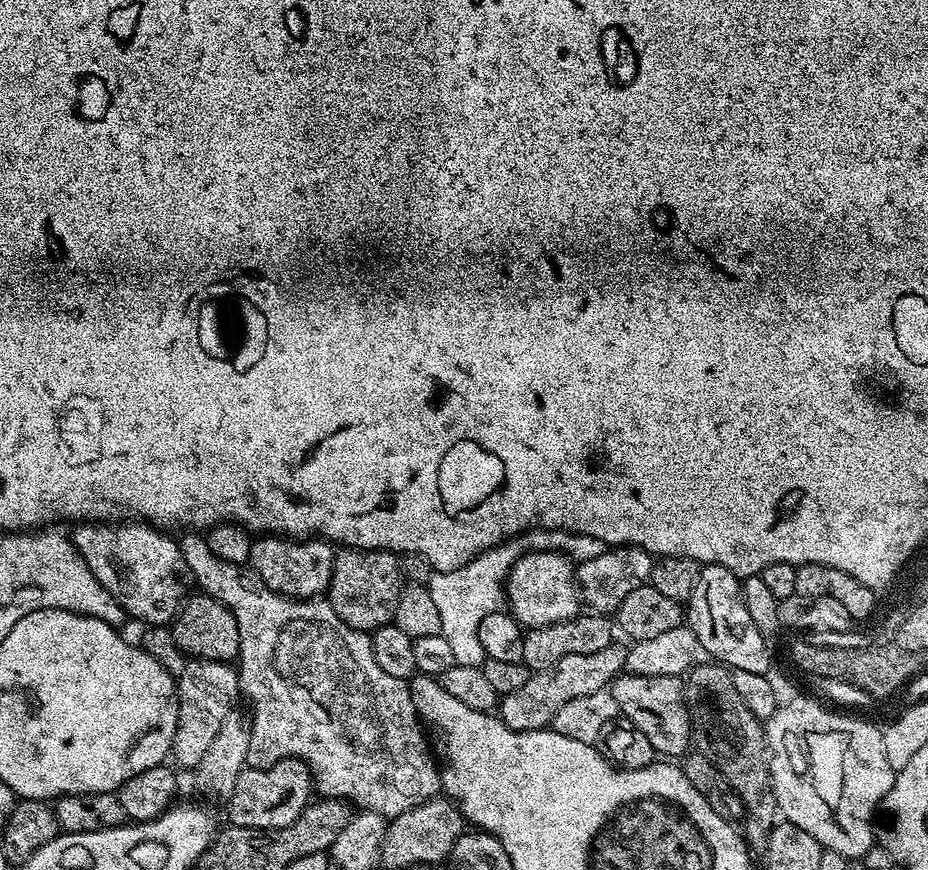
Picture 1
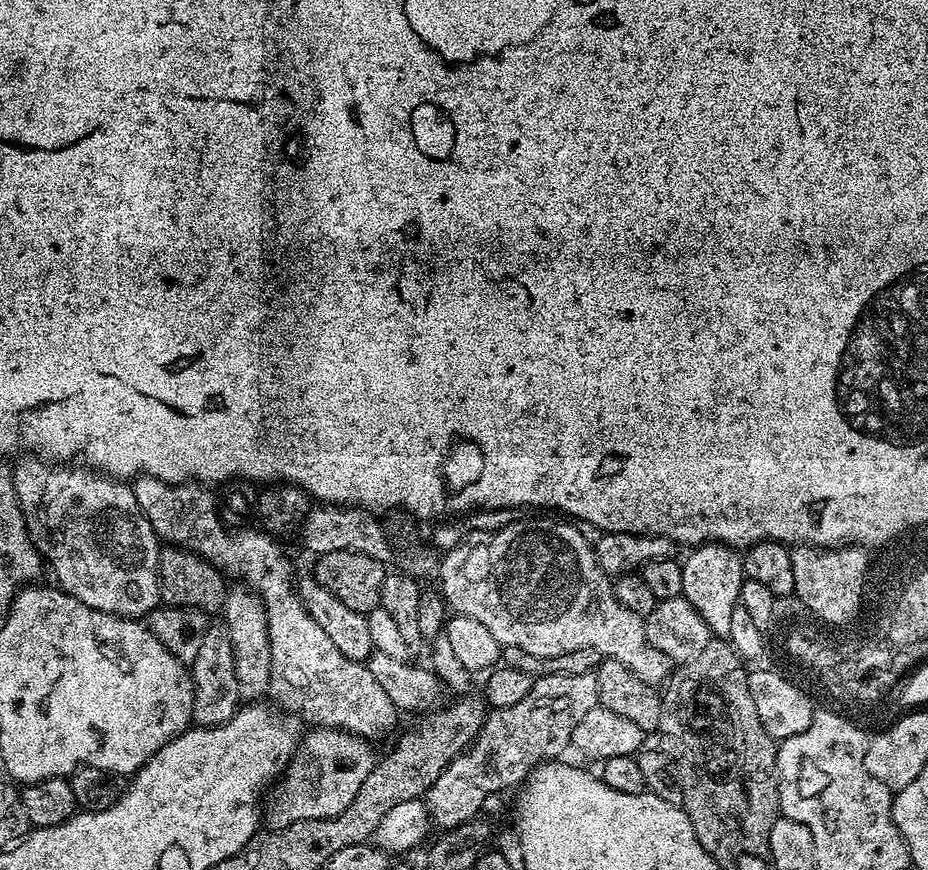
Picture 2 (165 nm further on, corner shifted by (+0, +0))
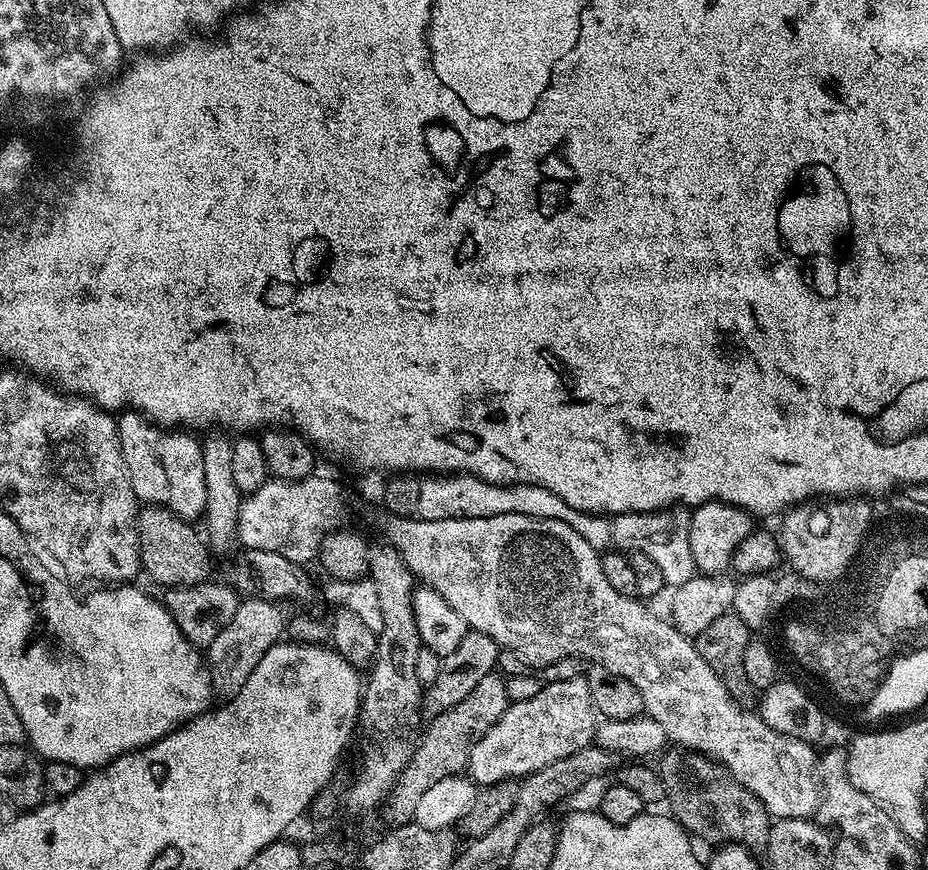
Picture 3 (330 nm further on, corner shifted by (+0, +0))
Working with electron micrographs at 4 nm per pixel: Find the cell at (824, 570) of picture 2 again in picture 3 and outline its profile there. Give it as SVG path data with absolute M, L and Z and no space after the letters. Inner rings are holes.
M832 498L827 502L805 502L789 508L783 513L778 527L780 551L789 564L788 568L816 579L835 575L855 552L856 543L873 509L873 505L864 498Z

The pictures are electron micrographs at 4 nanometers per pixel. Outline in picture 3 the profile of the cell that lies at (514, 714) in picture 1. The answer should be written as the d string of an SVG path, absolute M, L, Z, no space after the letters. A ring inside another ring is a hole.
M587 679L562 680L544 684L526 702L511 702L483 738L470 750L467 775L473 784L485 786L515 781L534 771L542 770L548 763L566 758L578 750L589 747L596 735L598 713L590 698Z

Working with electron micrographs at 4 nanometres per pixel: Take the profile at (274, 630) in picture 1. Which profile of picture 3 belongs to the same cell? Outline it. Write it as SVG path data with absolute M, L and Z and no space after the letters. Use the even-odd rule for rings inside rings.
M131 410L119 413L116 430L120 433L122 458L137 501L168 508L178 518L189 522L199 521L206 506L206 473L202 471L201 441L184 430L163 430L145 422L139 412Z

